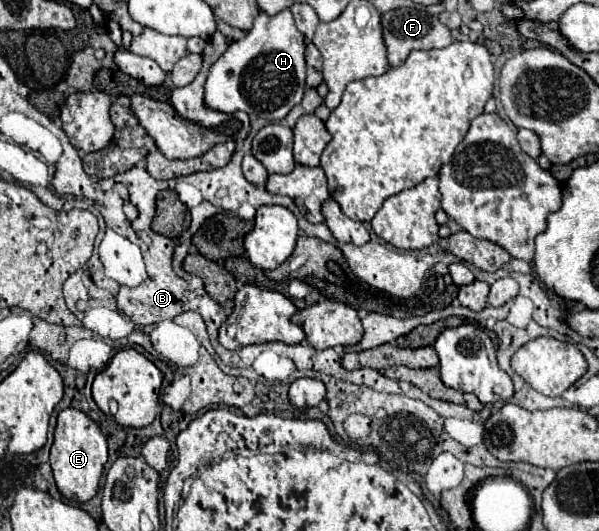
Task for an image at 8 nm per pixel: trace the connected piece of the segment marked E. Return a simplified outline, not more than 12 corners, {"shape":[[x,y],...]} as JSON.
{"shape":[[58,413],[50,465],[58,491],[84,503],[108,461],[100,427]]}

